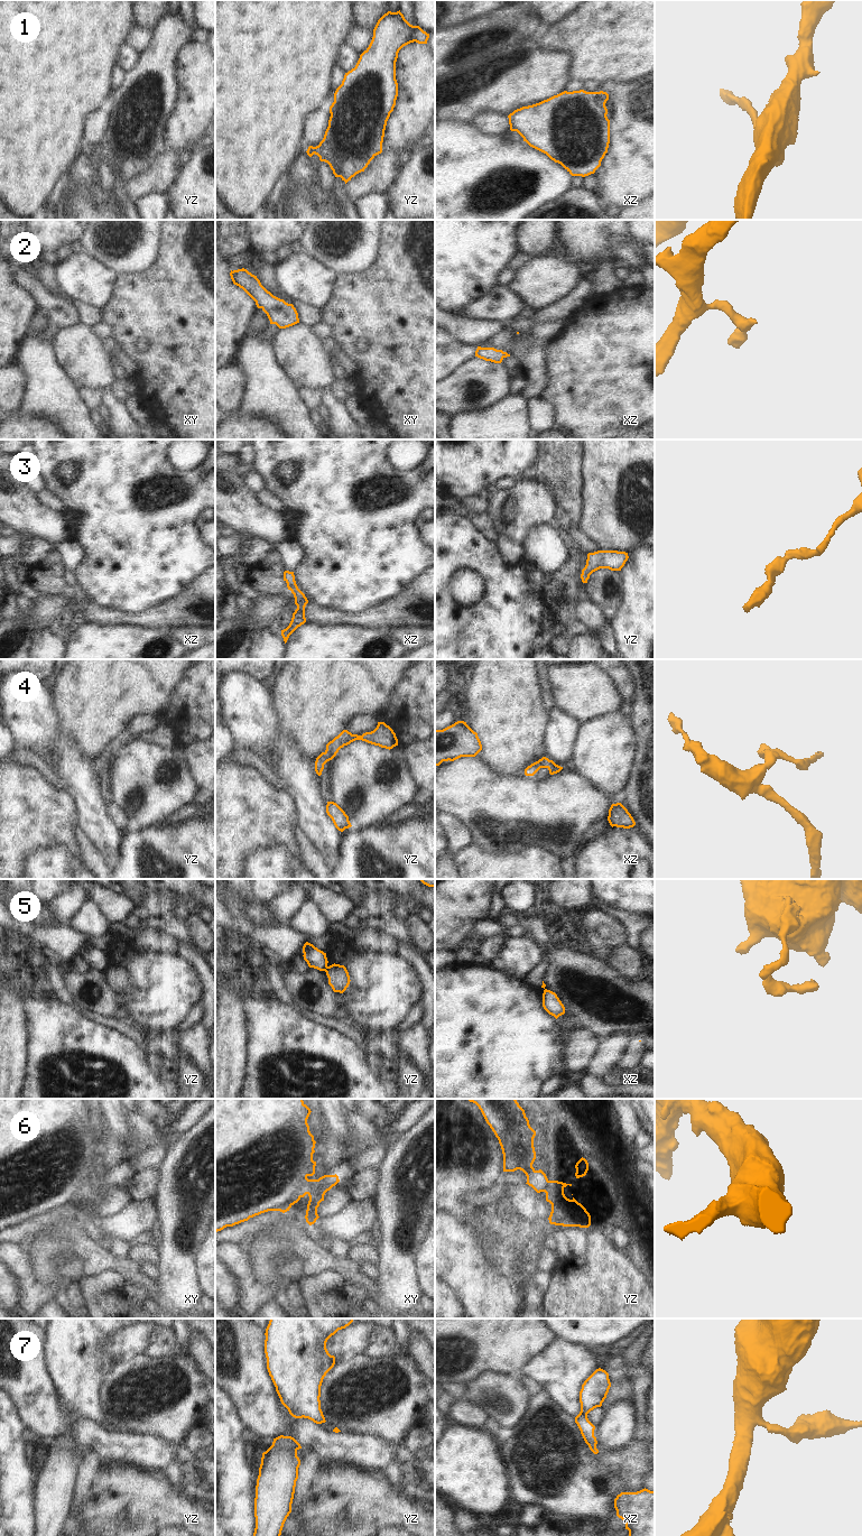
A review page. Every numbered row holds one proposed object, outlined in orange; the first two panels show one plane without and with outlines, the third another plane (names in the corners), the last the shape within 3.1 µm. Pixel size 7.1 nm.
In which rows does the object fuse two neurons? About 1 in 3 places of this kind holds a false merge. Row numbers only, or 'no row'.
5, 6

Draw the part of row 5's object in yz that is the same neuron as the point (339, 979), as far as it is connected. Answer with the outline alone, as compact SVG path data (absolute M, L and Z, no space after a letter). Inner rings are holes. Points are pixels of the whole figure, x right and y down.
M332 964L325 970L328 978L328 984L334 992L343 993L350 984L350 975L344 965Z

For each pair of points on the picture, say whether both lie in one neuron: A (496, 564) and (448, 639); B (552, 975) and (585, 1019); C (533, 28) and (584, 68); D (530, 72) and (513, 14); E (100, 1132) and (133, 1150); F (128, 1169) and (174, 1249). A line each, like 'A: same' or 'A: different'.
A: same
B: same
C: different
D: different
E: same
F: different

